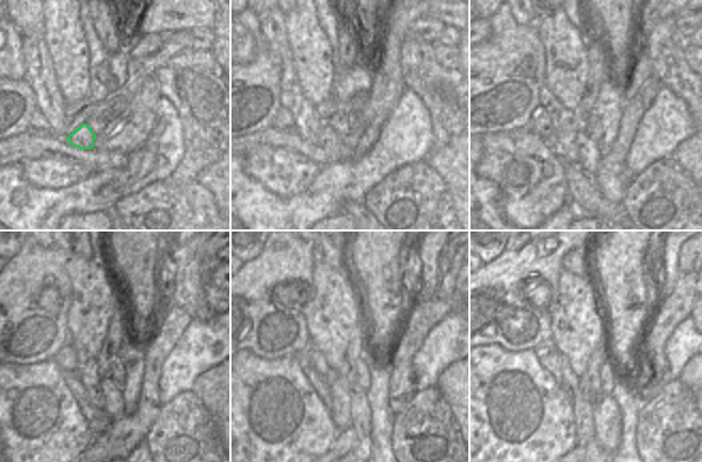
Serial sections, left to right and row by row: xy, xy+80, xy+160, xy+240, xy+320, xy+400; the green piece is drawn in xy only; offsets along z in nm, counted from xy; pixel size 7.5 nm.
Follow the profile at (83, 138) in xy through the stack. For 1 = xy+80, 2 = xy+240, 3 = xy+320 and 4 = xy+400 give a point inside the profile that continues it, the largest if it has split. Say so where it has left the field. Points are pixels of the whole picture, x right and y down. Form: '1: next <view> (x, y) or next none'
1: next xy+80 (329, 140)
2: next xy+240 (113, 398)
3: next xy+320 (360, 412)
4: next xy+400 (606, 415)

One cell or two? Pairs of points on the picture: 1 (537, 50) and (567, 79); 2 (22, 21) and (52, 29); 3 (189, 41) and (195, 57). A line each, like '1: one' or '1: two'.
1: two
2: two
3: two

